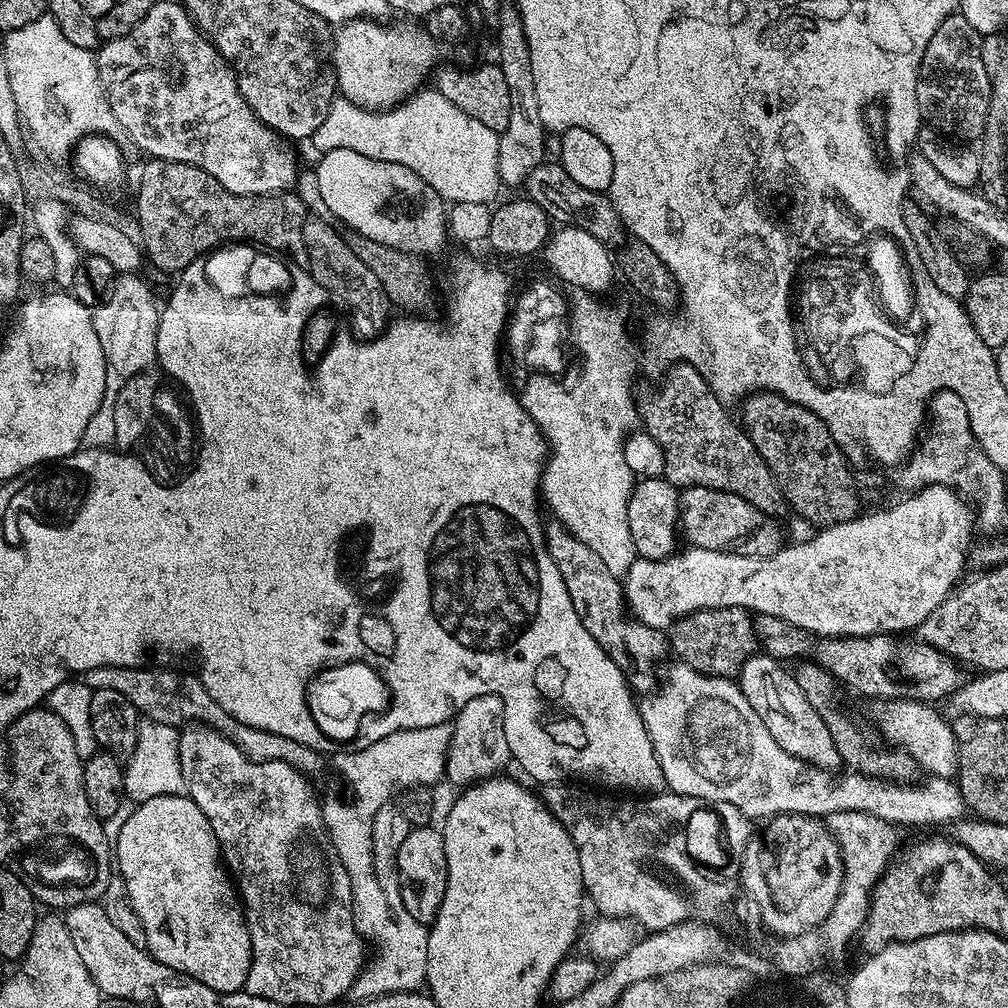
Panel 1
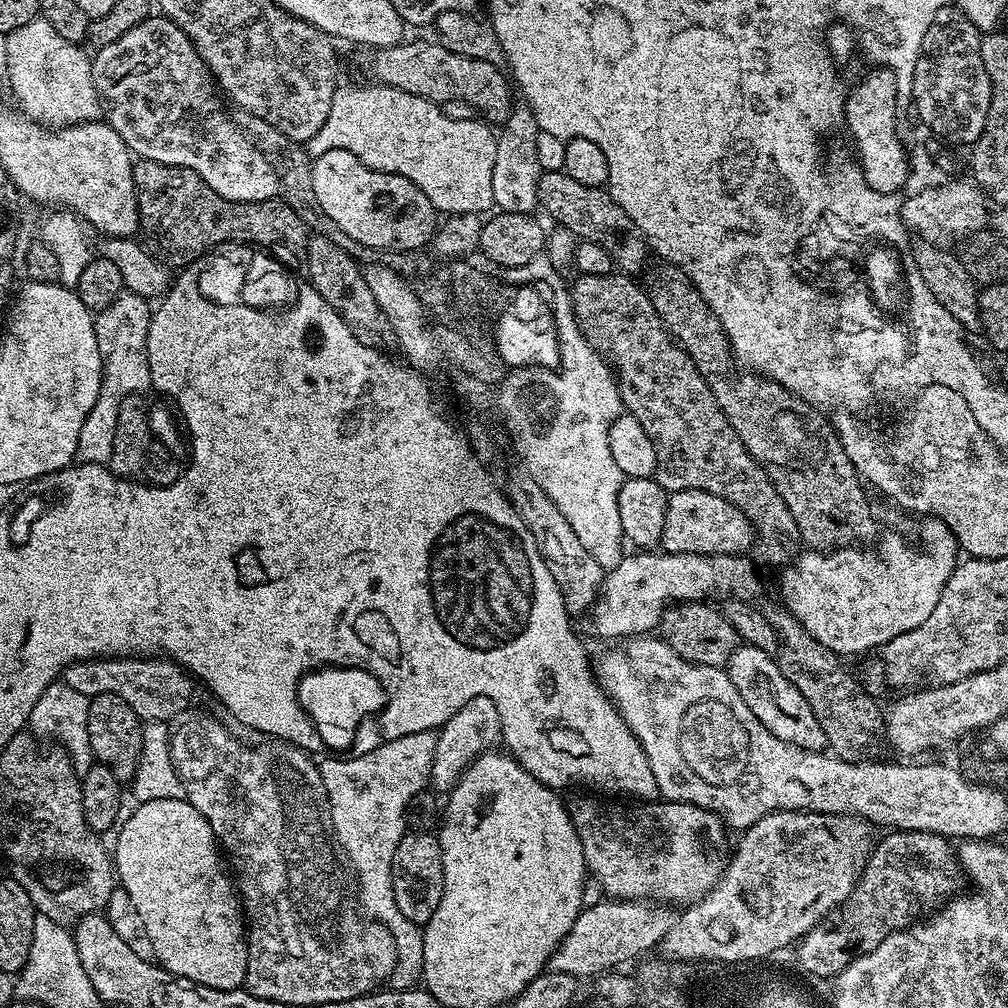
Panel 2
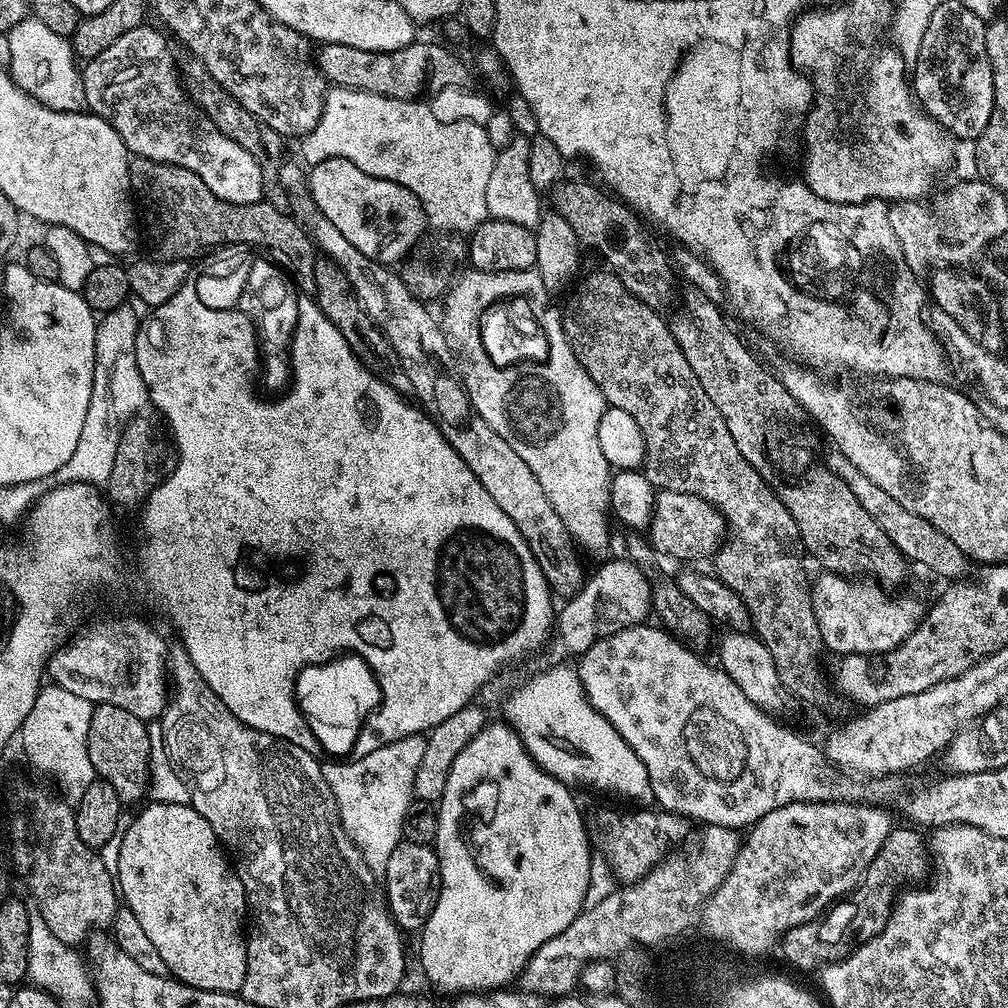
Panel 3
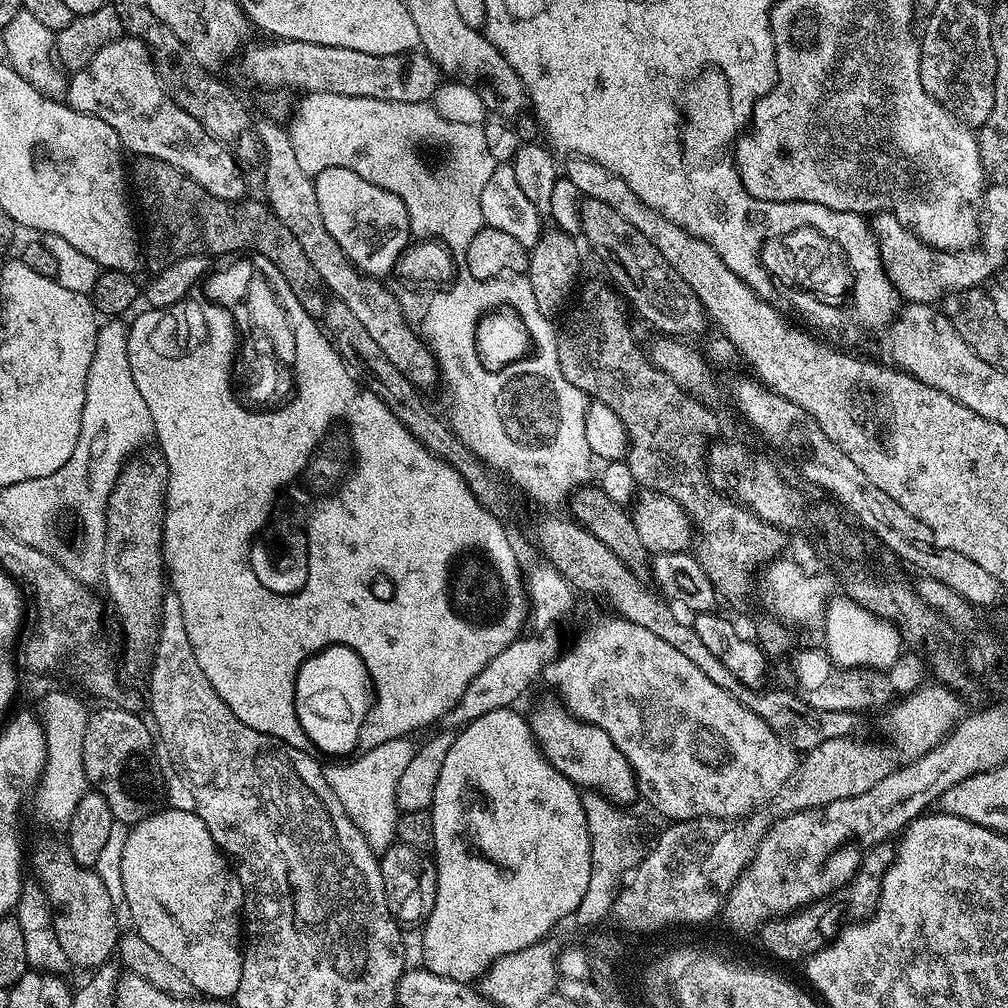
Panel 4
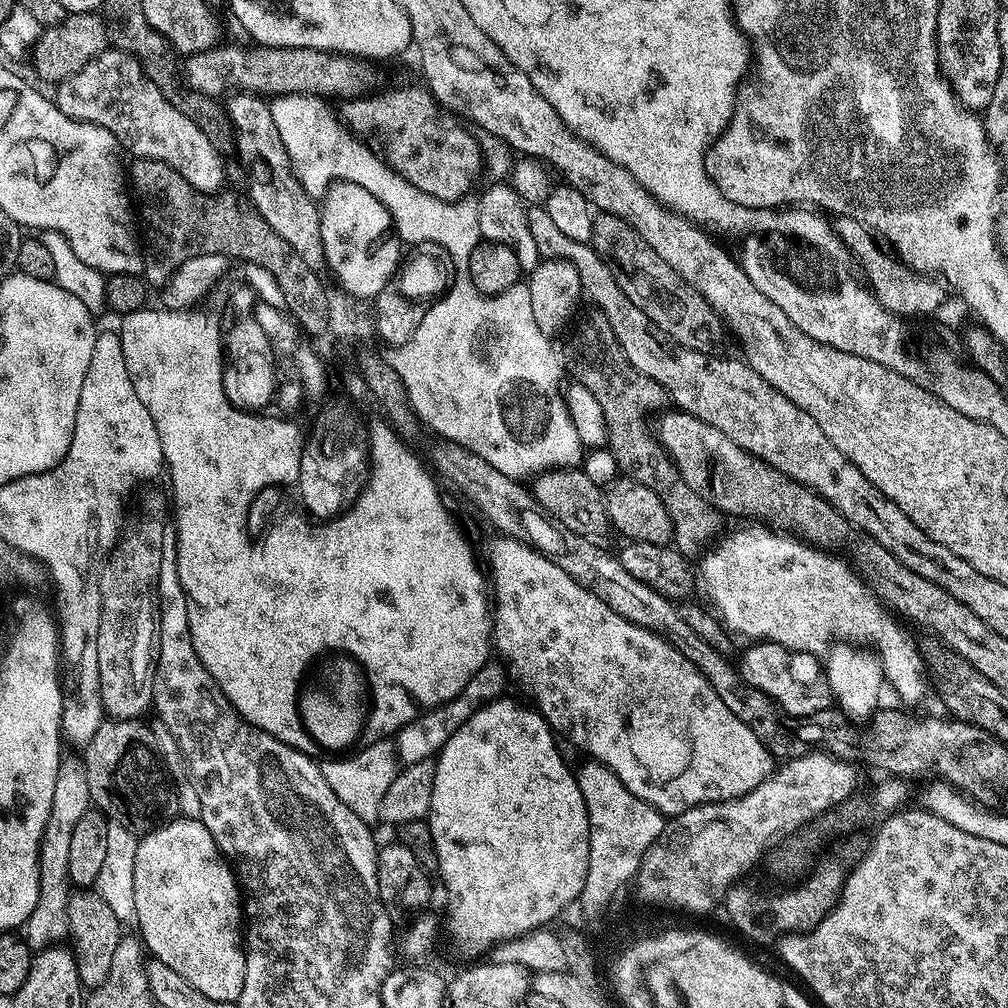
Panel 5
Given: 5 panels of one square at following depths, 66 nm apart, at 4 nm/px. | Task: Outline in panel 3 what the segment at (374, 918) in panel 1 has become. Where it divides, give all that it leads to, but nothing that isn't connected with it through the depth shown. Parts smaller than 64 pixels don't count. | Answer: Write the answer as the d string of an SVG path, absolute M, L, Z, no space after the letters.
M417 734L378 746L366 758L328 760L321 765L323 778L336 799L342 826L372 872L384 873L386 862L390 862L388 852L394 854L392 840L397 840L396 828L404 828L400 816L406 818L406 810L414 802L414 774L418 774L418 762L422 762L425 751L426 739Z

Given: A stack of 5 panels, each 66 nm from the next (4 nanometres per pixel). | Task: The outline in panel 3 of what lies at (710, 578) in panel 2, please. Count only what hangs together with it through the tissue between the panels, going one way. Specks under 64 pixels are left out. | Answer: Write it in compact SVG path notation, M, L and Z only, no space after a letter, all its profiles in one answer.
M627 558L621 560L608 560L596 573L589 575L575 596L563 601L564 609L559 609L554 620L554 635L551 637L552 652L556 656L572 656L579 658L590 650L598 641L620 632L623 628L634 628L645 623L644 620L652 612L652 589L644 577L645 569L632 563Z

